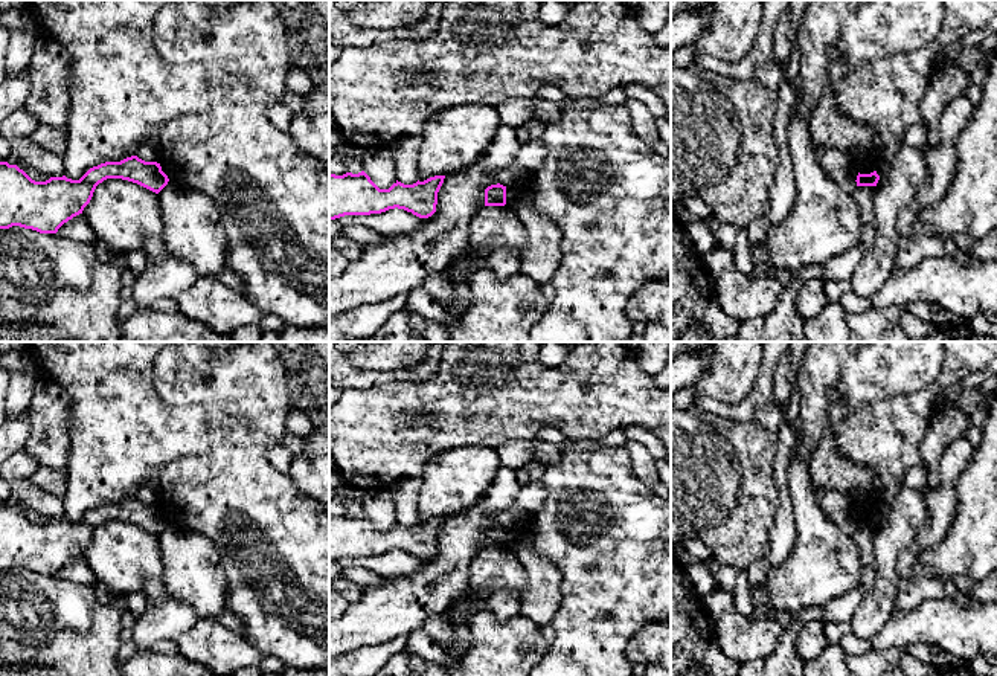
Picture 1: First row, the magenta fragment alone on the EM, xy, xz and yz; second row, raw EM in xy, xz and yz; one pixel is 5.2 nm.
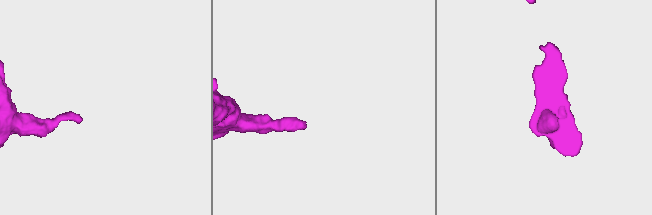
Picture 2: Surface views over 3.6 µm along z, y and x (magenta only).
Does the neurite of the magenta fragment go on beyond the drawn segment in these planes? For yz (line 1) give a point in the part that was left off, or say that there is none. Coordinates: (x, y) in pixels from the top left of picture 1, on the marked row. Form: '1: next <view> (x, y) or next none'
1: next none

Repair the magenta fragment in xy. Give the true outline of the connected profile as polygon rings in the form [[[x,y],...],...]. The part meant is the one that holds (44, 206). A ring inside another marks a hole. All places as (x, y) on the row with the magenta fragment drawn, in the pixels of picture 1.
[[[137,156],[90,168],[79,180],[50,177],[32,180],[17,165],[0,162],[0,229],[20,226],[40,233],[58,229],[82,214],[99,183],[122,179],[159,194],[169,182],[160,163]]]

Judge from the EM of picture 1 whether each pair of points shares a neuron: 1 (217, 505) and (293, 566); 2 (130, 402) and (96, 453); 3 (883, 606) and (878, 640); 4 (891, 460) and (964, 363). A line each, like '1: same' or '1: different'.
1: same
2: same
3: different
4: same

